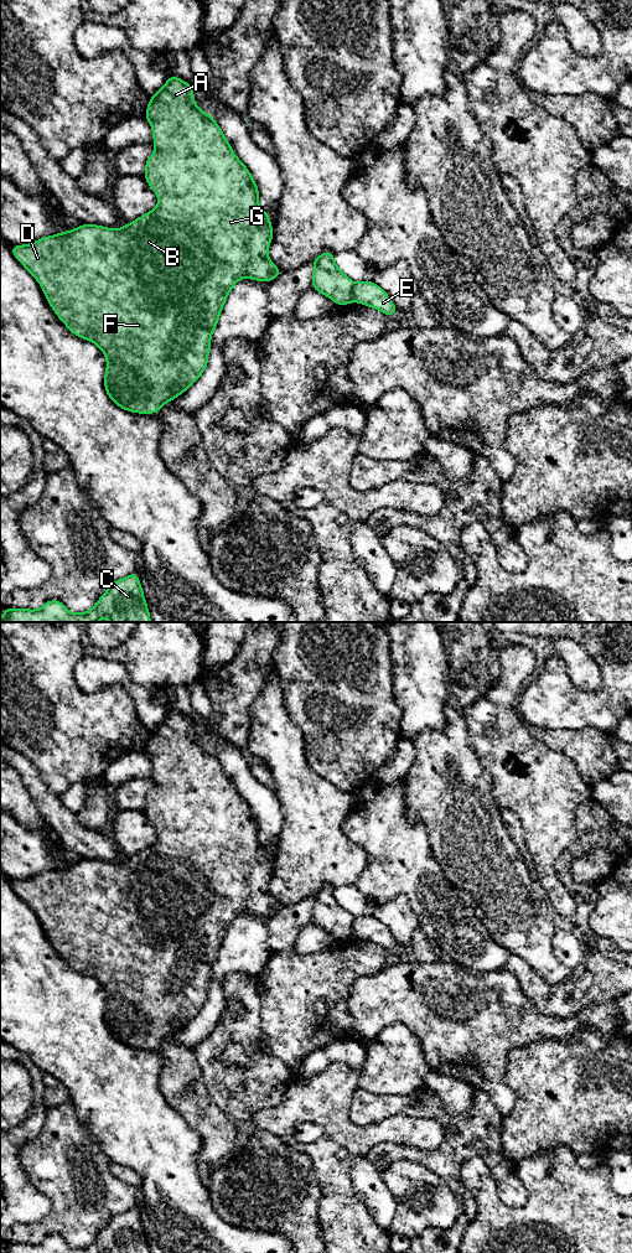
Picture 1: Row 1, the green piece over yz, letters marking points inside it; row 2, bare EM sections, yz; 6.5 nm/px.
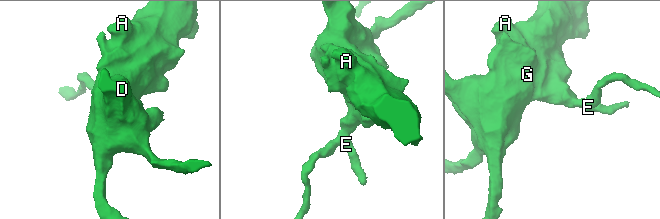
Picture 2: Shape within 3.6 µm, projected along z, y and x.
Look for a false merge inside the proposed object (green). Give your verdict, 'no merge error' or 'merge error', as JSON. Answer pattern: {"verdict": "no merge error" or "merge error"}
{"verdict": "merge error"}

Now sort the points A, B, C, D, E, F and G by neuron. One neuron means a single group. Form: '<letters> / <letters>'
A B C D F G / E

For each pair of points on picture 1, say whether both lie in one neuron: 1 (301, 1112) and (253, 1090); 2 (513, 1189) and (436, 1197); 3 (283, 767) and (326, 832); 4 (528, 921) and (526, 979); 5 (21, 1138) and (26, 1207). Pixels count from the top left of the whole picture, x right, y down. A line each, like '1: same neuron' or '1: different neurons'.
1: different neurons
2: different neurons
3: same neuron
4: different neurons
5: same neuron

